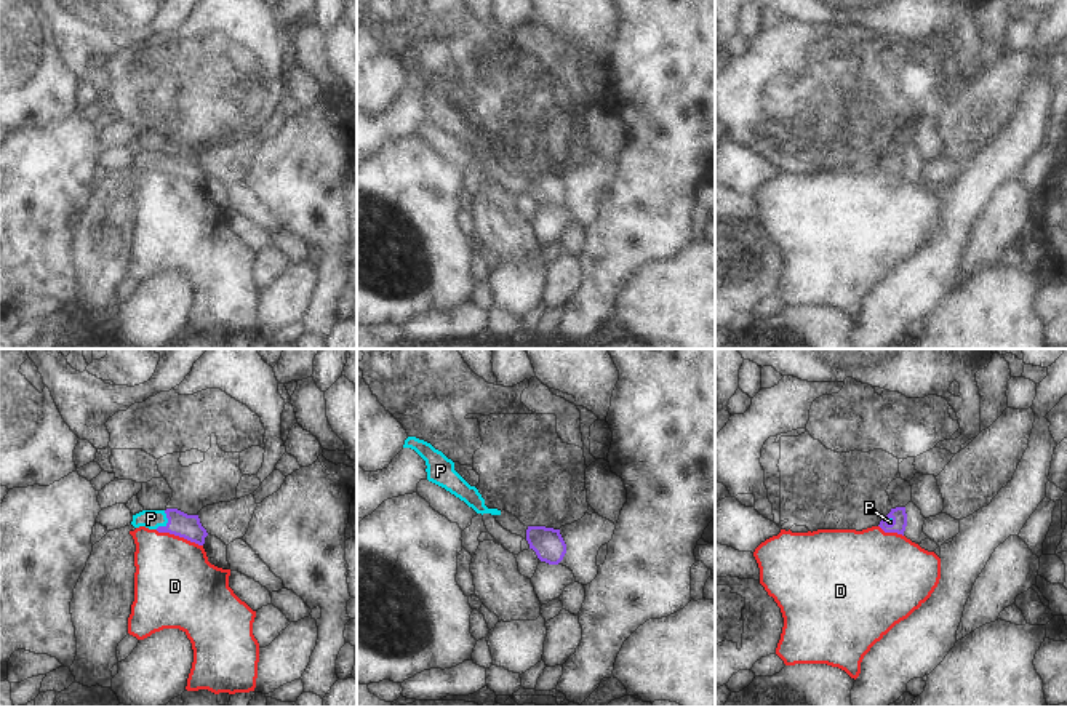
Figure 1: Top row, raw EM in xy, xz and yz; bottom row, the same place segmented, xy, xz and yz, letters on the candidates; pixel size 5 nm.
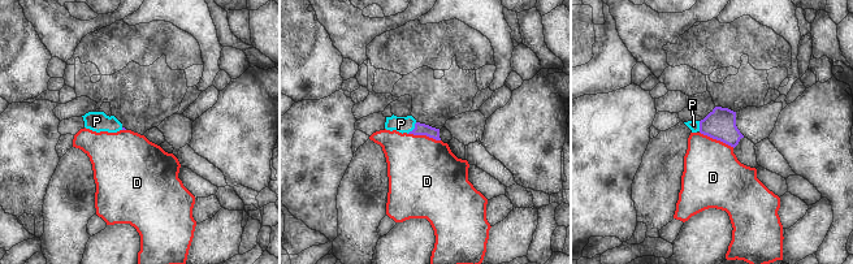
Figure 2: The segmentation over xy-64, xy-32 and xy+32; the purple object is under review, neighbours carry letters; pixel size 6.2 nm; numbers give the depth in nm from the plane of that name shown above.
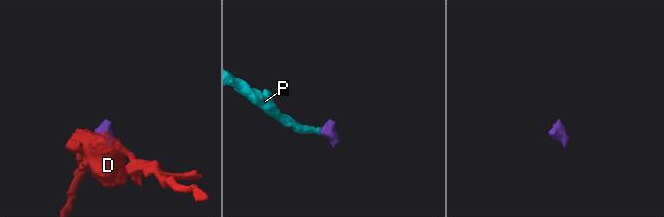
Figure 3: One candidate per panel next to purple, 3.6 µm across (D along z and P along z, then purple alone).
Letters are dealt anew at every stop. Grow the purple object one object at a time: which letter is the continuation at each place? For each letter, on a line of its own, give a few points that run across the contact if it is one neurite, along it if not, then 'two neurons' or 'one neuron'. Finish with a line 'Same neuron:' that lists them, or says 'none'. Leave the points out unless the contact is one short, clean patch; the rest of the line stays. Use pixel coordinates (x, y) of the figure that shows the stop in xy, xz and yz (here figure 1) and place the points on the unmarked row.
D: line xy (155, 171), (183, 178), (202, 187); two neurons
P: line xy (179, 165), (168, 163), (151, 160); one neuron
Same neuron: P

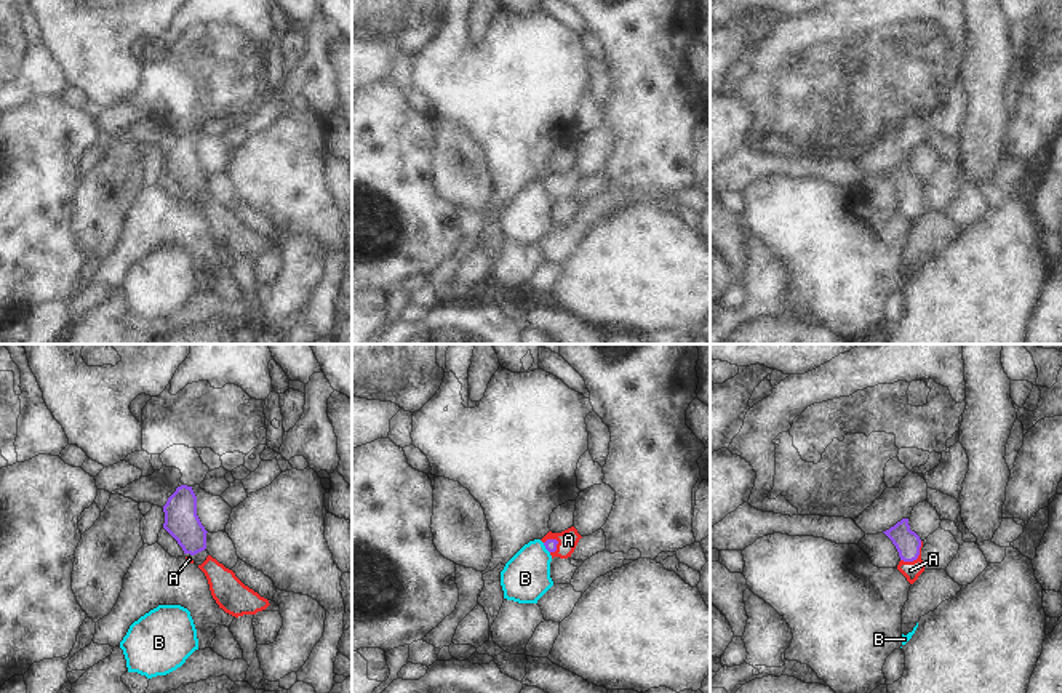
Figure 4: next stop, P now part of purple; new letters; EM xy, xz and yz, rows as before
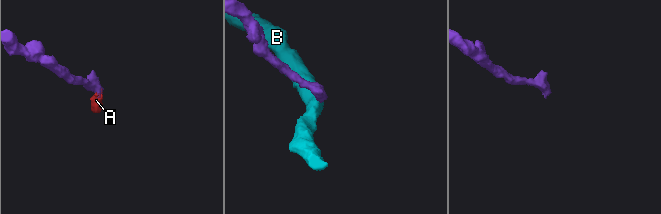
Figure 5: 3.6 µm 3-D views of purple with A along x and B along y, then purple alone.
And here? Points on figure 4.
A: line yz (907, 184), (917, 199), (910, 205), (910, 212); one neuron
B: line xz (542, 184), (549, 194); two neurons
Same neuron: A

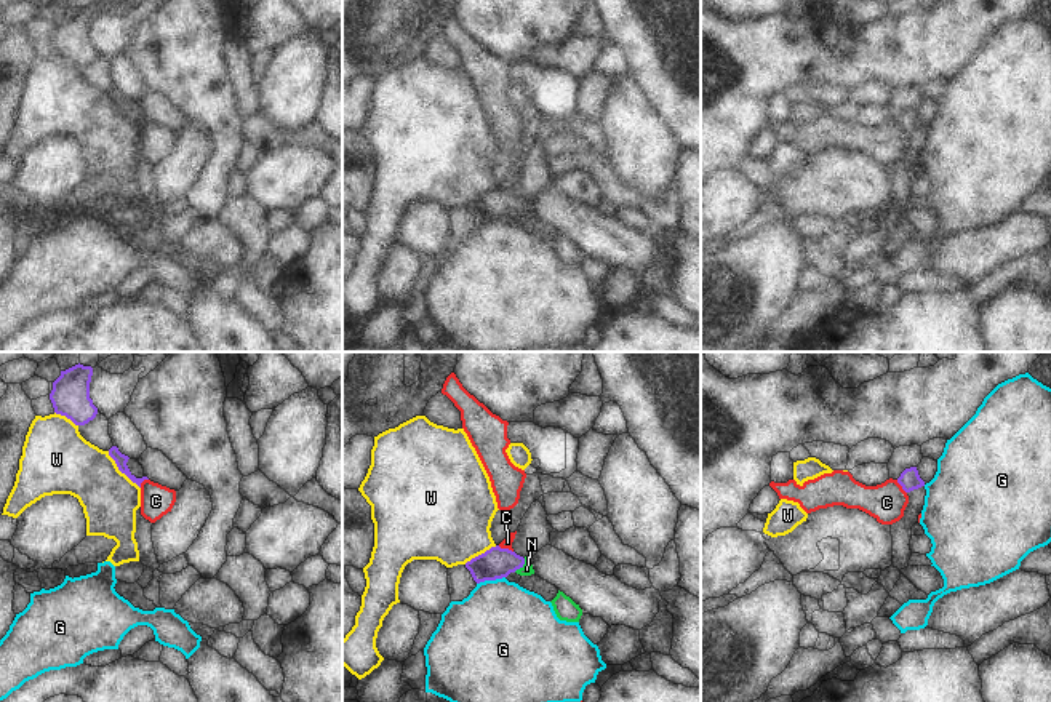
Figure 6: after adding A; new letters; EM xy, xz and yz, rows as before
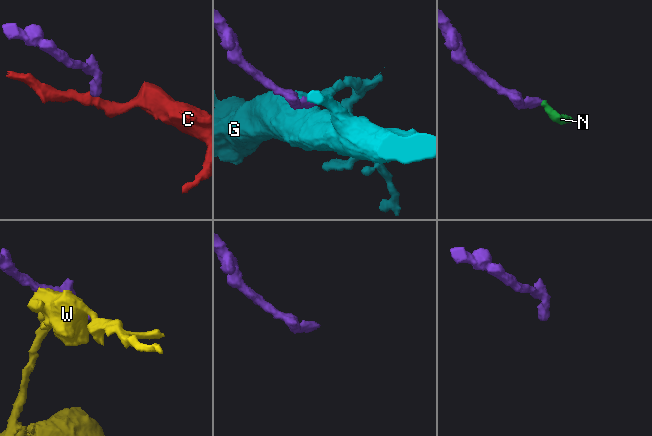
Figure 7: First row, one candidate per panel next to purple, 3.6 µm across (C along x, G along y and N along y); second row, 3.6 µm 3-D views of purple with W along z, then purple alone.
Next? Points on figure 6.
C: line xz (498, 187), (507, 189), (512, 194); two neurons
G: line xz (504, 218), (477, 226); two neurons
N: line xz (495, 205), (520, 208), (527, 211); one neuron
W: line xy (107, 93), (115, 107), (139, 130); two neurons
Same neuron: N

